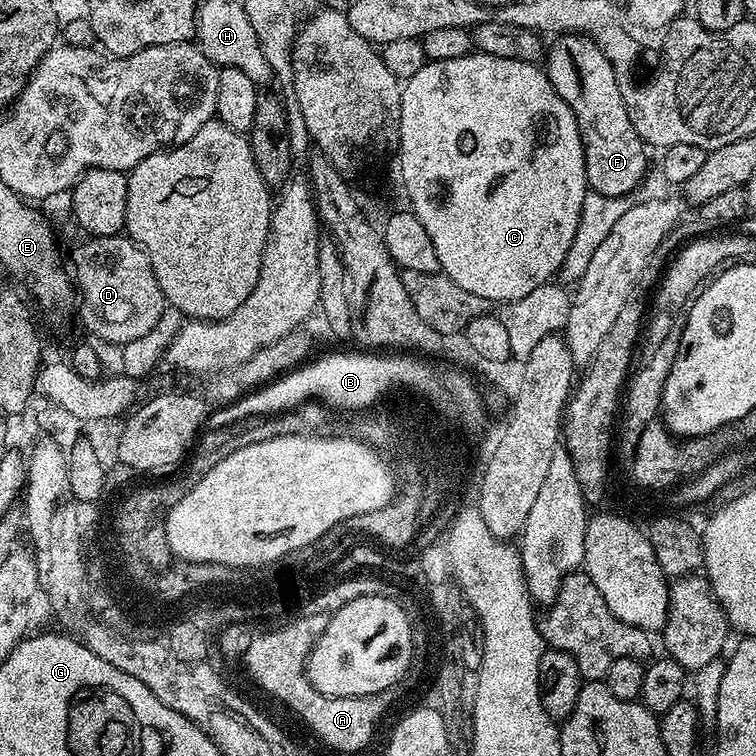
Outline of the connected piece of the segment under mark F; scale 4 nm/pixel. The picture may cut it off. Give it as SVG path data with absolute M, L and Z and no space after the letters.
M560 34L546 48L546 71L554 90L566 106L574 114L578 122L578 130L584 147L586 162L586 178L589 189L607 196L631 197L631 192L644 180L648 172L648 152L644 139L634 130L634 122L630 122L630 114L626 114L626 102L622 102L622 90L618 90L618 82L614 78L614 66L606 58L593 40L583 34Z

